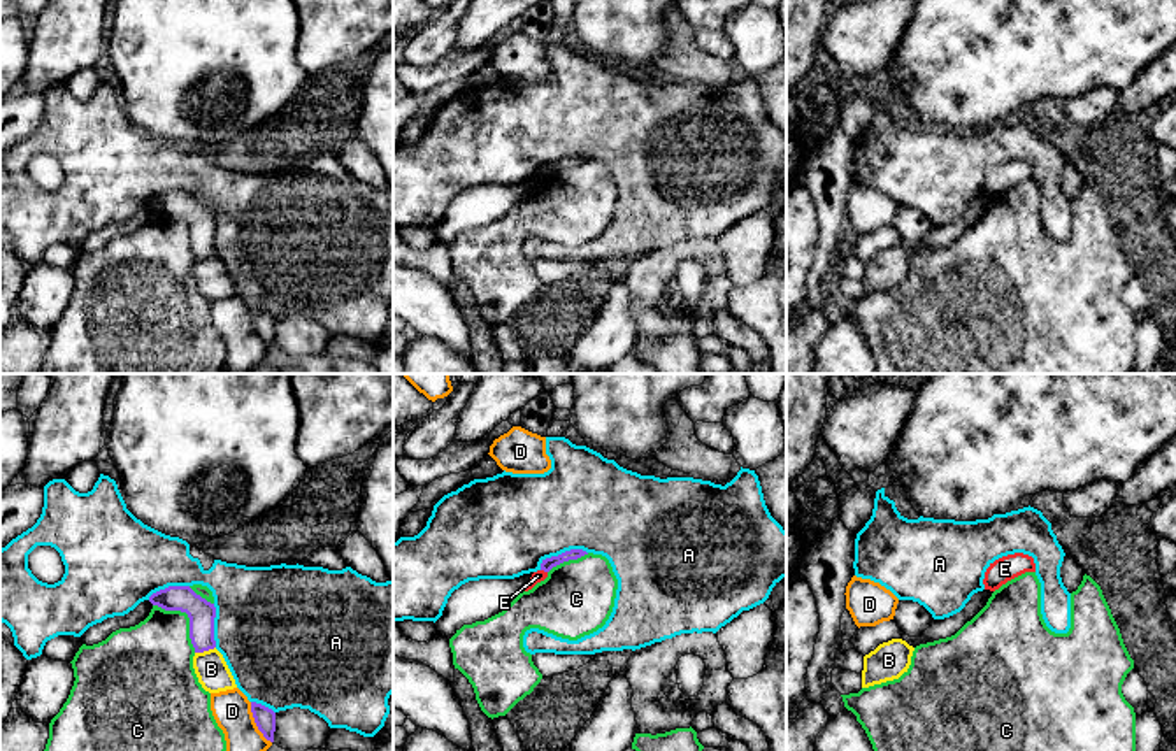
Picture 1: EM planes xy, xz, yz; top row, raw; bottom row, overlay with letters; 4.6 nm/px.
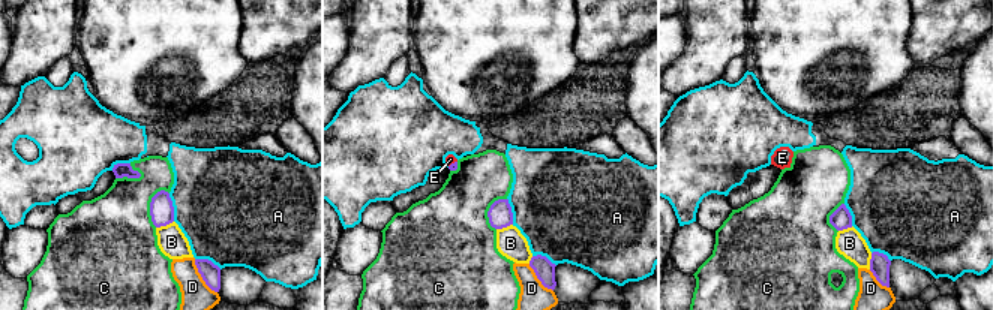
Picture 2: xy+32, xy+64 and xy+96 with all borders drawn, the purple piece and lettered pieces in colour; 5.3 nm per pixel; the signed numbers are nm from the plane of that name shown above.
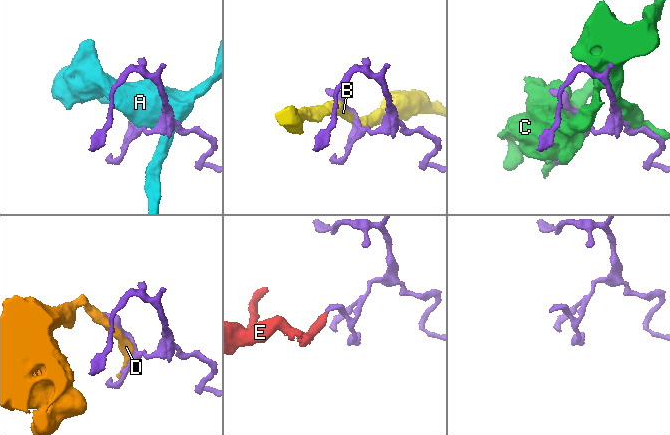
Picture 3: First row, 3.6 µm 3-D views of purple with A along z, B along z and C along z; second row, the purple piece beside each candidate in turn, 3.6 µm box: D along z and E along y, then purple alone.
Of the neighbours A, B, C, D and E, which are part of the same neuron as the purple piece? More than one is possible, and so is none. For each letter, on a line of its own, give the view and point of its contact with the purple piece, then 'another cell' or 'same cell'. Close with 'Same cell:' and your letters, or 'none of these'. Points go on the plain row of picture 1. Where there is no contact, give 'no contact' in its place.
A: xz (562, 160) | another cell
B: xy (204, 257) | another cell
C: xy (188, 223) | another cell
D: xy (255, 329) | another cell
E: xz (544, 178) | another cell
Same cell: none of these

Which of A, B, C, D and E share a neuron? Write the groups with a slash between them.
A / B / C / D / E

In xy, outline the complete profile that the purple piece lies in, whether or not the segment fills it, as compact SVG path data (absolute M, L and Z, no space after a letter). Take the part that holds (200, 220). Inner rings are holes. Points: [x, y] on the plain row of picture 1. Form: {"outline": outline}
{"outline": "M169 193L149 204L153 212L165 218L181 218L190 225L190 246L195 260L204 260L216 254L214 225L216 214L190 193Z"}

